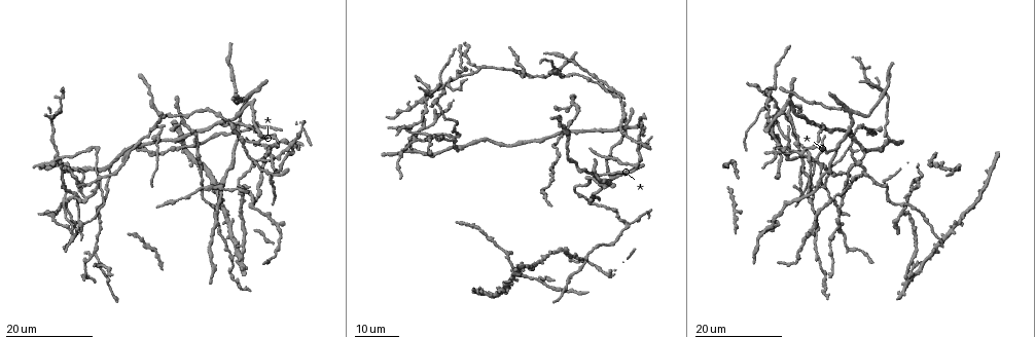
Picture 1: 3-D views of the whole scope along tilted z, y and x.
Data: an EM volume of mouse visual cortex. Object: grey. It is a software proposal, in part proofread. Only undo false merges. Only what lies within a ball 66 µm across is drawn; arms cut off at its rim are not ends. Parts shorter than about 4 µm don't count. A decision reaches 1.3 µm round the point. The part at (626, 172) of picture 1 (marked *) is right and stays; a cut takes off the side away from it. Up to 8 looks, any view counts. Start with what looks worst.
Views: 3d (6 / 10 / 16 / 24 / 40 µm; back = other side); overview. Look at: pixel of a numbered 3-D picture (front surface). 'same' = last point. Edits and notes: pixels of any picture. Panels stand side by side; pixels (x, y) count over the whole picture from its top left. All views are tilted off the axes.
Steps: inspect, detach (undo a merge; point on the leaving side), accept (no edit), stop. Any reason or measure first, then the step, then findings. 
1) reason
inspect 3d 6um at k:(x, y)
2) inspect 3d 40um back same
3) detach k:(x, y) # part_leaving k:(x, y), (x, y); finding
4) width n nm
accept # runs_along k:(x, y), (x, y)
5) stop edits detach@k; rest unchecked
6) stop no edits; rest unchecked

arms part here
inspect 3d 16um at 1:(95, 254)

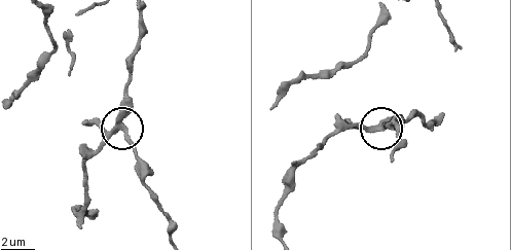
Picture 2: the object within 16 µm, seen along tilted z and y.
inspect 3d 6um at 2:(124, 130)

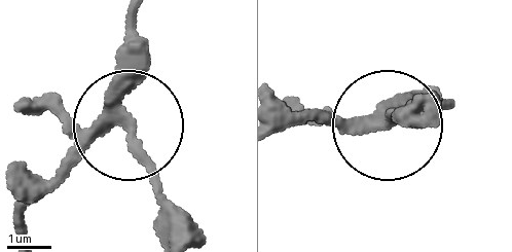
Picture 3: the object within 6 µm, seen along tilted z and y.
width 260 nm
accept # runs_along 3:(133, 20), (125, 115), (173, 216); all the same cell

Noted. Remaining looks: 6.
three-way junction
inspect 3d 24um at 1:(787, 156)

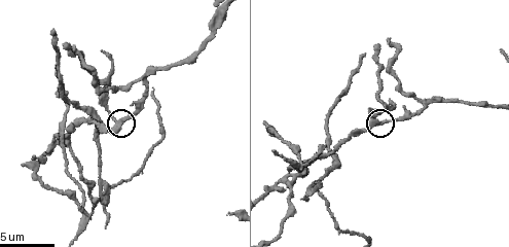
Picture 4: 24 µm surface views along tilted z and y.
inspect 3d 10um at 4:(118, 120)

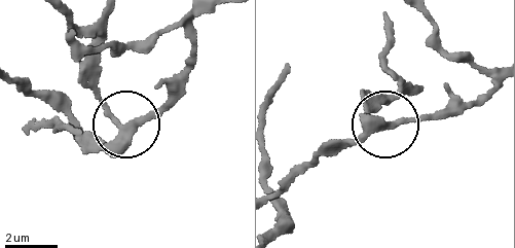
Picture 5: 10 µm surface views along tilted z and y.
from behind
inspect 3d 10um back at 5:(120, 127)

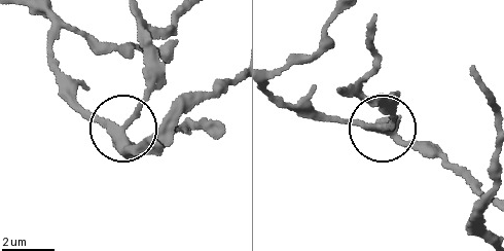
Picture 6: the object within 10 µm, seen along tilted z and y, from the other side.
arms 3
accept # runs_along 6:(482, 239), (475, 227), (477, 193), (384, 127), (394, 108); one cell here

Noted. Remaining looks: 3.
arms part here
inspect 3d 10um at 4:(426, 101)

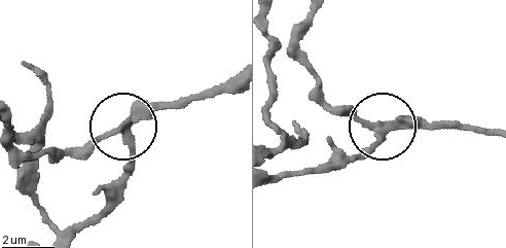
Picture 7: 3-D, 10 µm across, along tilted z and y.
arms 3
accept # runs_along 7:(269, 181), (321, 167), (381, 139), (378, 122), (320, 97); all the same cell

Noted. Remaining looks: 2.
inspect 3d 24um at 1:(851, 113)

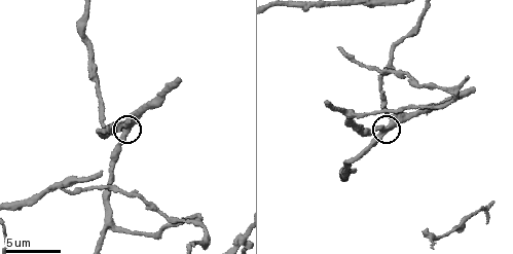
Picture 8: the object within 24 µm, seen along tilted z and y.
inspect 3d 6um at 8:(387, 131)

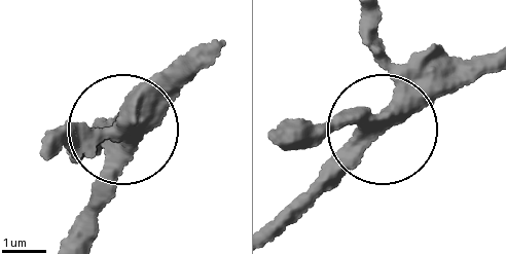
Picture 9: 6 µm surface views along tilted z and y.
arms 3
accept # all the same cell

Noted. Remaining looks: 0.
stop no edits; rest unchecked

